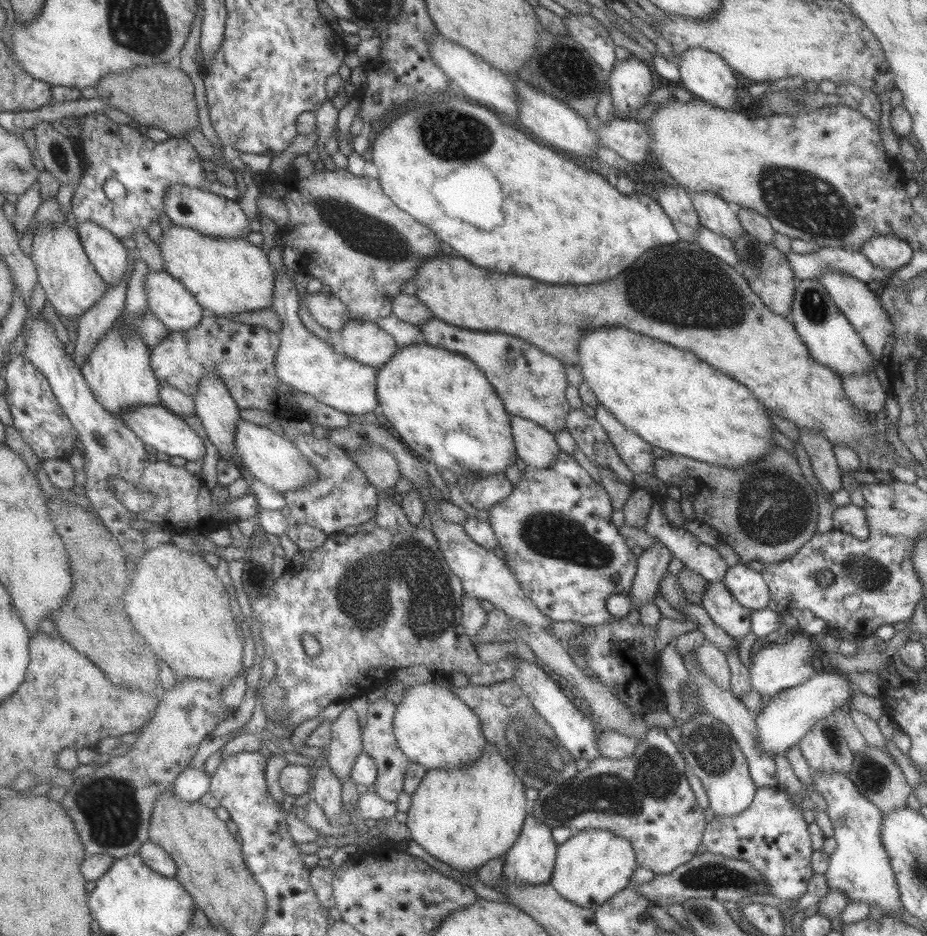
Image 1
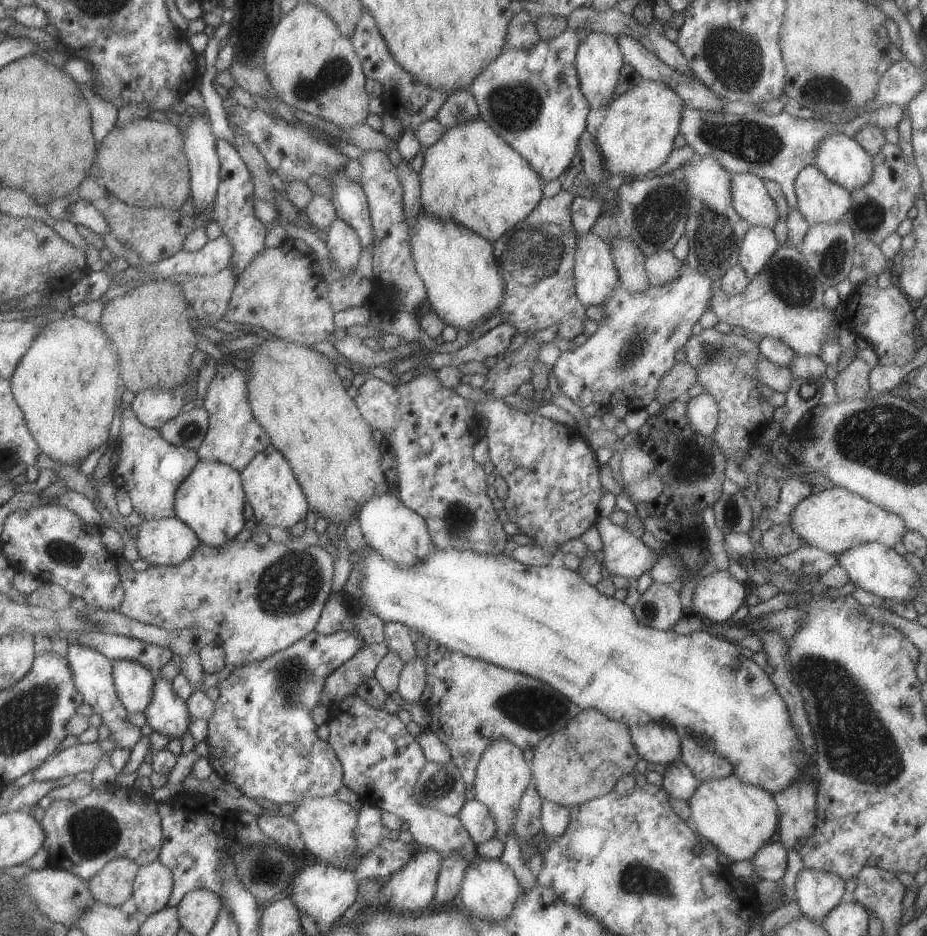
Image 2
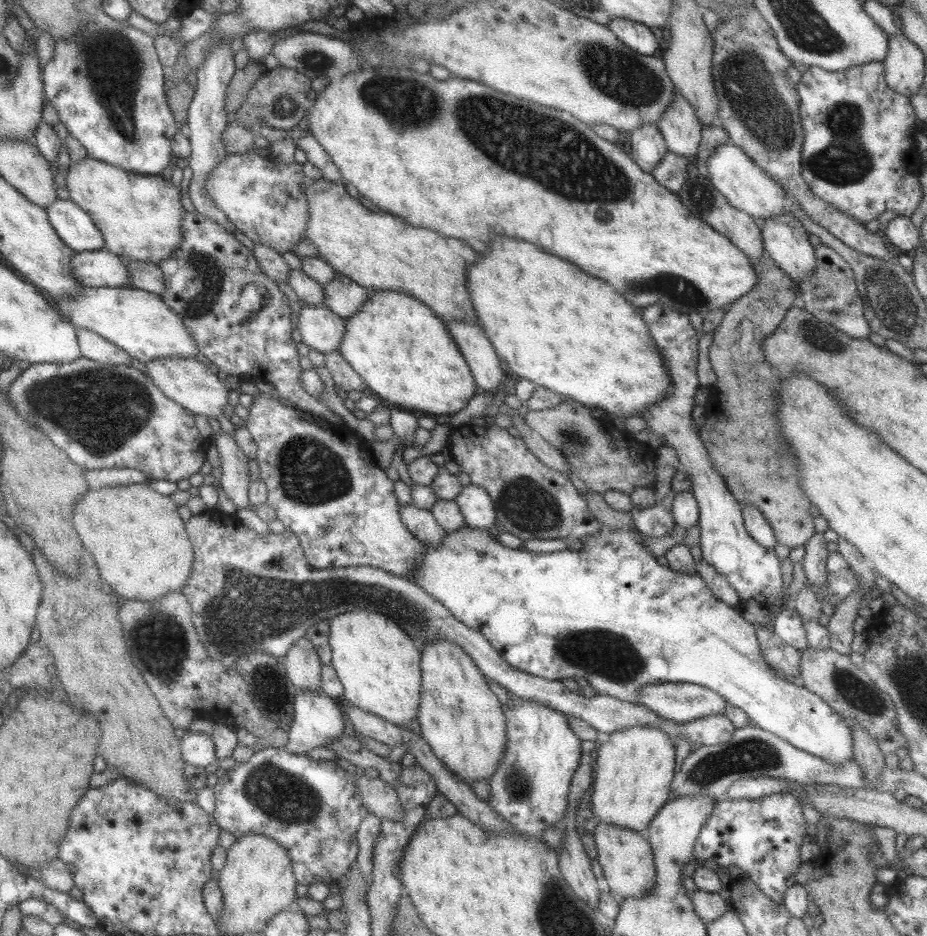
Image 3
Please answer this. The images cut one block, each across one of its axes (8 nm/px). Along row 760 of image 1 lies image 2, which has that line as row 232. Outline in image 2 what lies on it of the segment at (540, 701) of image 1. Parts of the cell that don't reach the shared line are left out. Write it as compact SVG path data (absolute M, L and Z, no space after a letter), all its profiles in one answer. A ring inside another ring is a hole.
M590 230L576 238L574 279L577 300L585 307L602 306L619 286L610 246Z

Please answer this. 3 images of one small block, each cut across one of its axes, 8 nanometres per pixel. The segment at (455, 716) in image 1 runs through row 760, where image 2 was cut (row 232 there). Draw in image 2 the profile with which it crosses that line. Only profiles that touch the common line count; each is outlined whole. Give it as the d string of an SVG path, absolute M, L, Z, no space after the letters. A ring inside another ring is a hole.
M421 210L409 227L411 256L426 290L426 301L445 325L473 332L485 324L504 299L504 280L493 256L492 244L461 225L434 219Z

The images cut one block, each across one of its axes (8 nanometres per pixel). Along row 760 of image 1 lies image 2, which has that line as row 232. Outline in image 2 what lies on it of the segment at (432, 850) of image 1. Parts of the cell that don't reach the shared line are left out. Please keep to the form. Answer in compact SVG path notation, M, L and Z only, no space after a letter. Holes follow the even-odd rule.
M480 119L449 127L446 129L441 139L438 139L435 144L427 147L427 150L423 155L422 167L418 172L420 180L420 210L426 215L431 215L434 219L452 222L453 224L468 228L470 231L476 232L490 243L495 239L498 239L501 235L504 235L505 232L510 231L511 228L513 228L517 222L523 220L523 218L525 218L542 199L541 190L543 182L538 177L538 174L533 172L529 164L527 164L509 145L506 145L505 142L503 142L503 139L498 134L495 134L495 132Z

